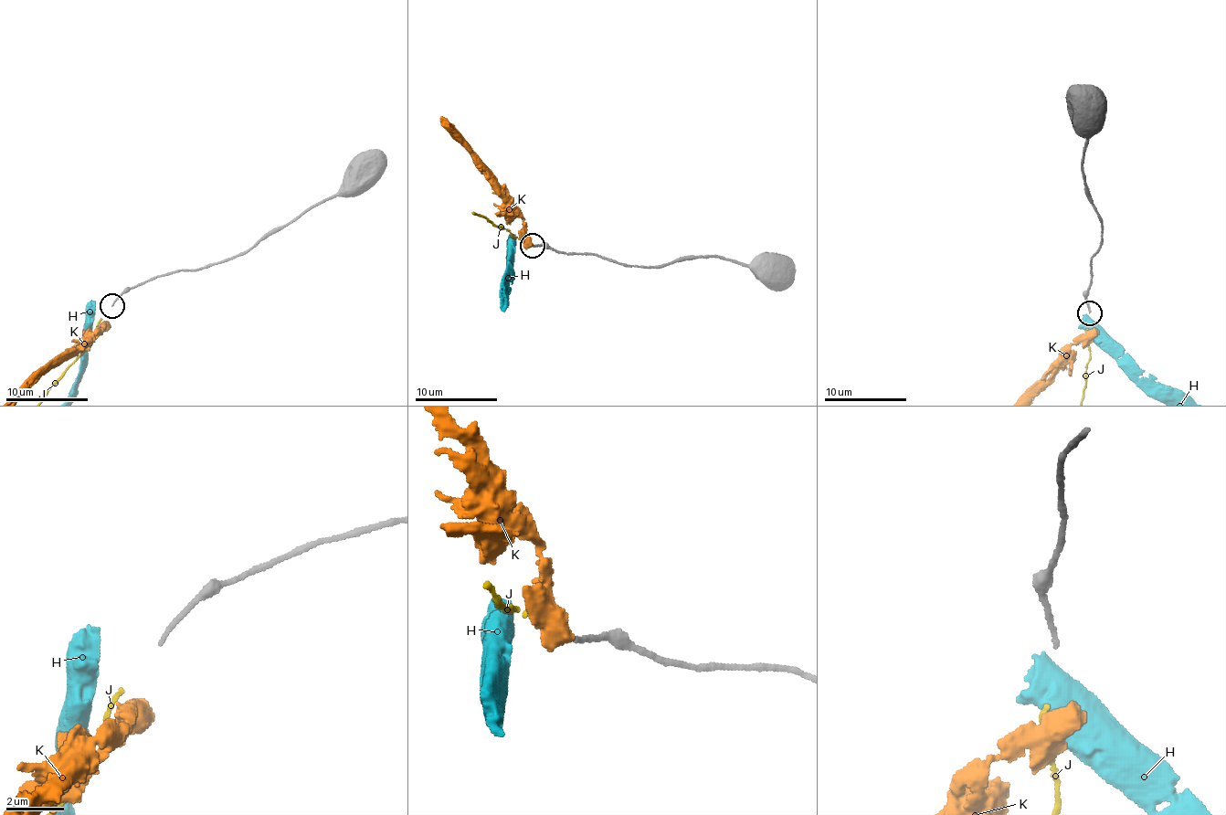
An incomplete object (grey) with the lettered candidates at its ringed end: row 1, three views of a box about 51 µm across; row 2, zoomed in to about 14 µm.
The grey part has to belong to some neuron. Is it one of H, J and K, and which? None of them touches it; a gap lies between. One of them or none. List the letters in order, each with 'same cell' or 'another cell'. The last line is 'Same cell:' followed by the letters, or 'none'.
H: another cell
J: same cell
K: another cell
Same cell: J

